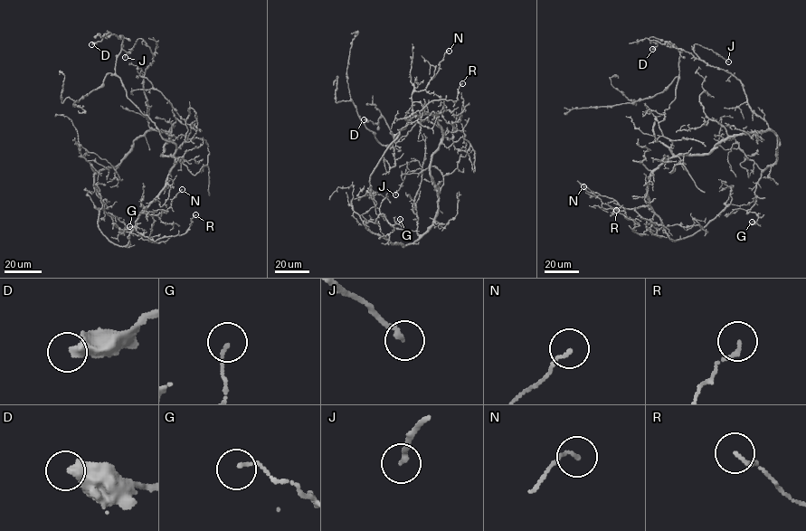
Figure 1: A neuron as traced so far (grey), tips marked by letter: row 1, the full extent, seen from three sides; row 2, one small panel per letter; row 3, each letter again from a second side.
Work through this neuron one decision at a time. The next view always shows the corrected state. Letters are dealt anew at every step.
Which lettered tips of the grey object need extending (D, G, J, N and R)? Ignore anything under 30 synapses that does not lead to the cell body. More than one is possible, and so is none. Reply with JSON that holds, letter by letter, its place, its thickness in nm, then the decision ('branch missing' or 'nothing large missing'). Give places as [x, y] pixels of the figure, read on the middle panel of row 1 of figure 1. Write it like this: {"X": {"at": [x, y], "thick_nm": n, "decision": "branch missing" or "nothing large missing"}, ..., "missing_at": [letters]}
{"D": {"at": [364, 119], "thick_nm": 500, "decision": "nothing large missing"}, "G": {"at": [400, 219], "thick_nm": 110, "decision": "nothing large missing"}, "J": {"at": [395, 194], "thick_nm": 200, "decision": "nothing large missing"}, "N": {"at": [449, 51], "thick_nm": 120, "decision": "nothing large missing"}, "R": {"at": [462, 83], "thick_nm": 140, "decision": "nothing large missing"}, "missing_at": []}

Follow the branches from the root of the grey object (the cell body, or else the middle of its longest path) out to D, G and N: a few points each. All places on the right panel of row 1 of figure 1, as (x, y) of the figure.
D: (688, 155), (675, 155), (655, 137), (655, 118), (675, 99), (680, 54), (668, 42), (650, 40), (652, 49)
G: (688, 155), (751, 132), (776, 135), (777, 160), (757, 183), (752, 222)
N: (688, 155), (667, 158), (651, 174), (648, 188), (649, 203), (646, 205), (622, 211), (613, 209), (583, 186)

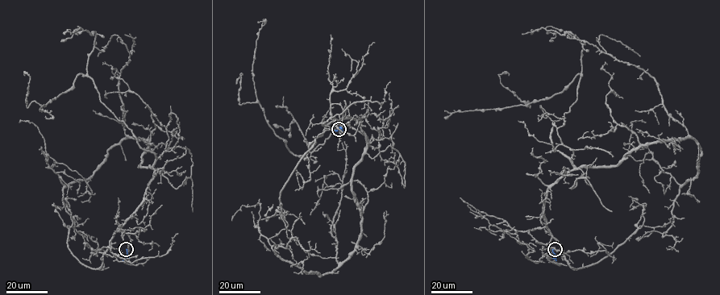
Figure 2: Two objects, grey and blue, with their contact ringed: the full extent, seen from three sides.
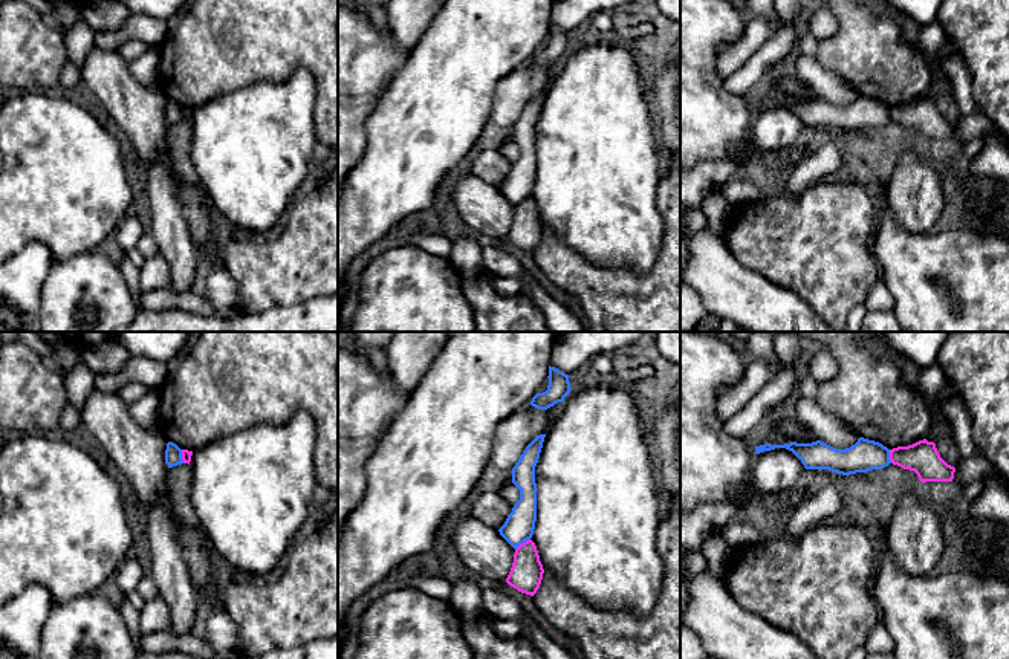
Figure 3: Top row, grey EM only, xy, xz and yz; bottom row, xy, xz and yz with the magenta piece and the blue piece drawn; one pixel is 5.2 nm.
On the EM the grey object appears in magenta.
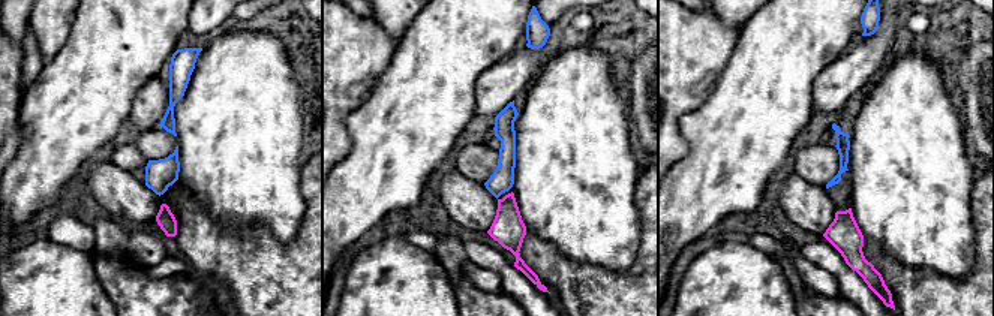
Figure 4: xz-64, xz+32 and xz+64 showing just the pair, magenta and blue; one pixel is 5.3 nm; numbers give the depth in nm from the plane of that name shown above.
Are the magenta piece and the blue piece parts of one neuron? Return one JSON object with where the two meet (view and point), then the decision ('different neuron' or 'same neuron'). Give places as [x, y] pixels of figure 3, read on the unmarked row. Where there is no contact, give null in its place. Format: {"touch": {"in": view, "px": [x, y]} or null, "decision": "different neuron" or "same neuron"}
{"touch": {"in": "xz", "px": [523, 201]}, "decision": "different neuron"}

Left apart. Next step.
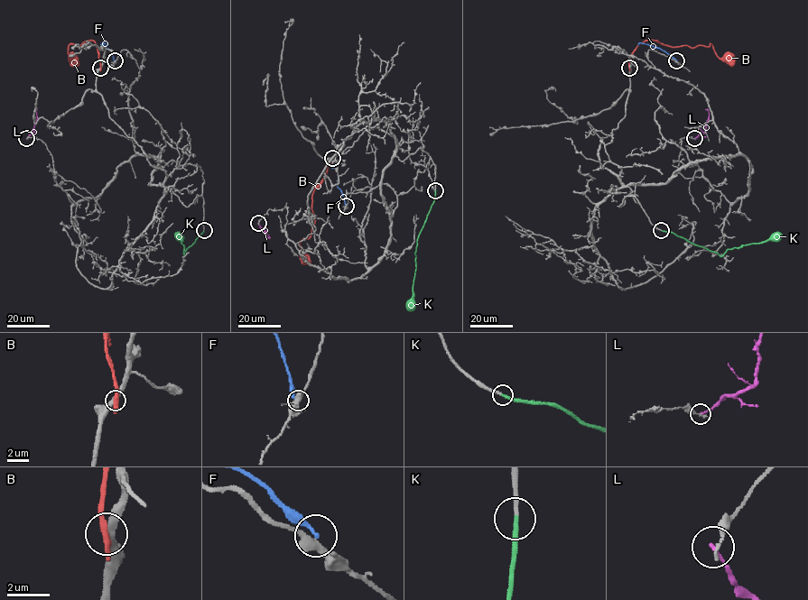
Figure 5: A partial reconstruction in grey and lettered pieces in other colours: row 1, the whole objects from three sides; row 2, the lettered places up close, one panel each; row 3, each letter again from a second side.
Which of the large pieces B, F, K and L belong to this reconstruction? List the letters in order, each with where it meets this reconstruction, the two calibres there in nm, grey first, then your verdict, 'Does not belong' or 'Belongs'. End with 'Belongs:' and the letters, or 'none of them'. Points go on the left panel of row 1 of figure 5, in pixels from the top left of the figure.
B: Touches grey at (100, 68). Thickness 360 nm (grey) against 460 nm. Does not belong
F: Touches grey at (115, 60). Thickness 360 nm (grey) against 200 nm. Does not belong
K: Touches grey at (204, 230). Thickness 200 nm (grey) against 240 nm. Belongs
L: Touches grey at (26, 138). Thickness 240 nm (grey) against 140 nm. Does not belong
Belongs: K

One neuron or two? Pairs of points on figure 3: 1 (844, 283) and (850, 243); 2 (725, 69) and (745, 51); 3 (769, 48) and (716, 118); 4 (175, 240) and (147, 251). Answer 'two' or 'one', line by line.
1: one
2: one
3: two
4: two

